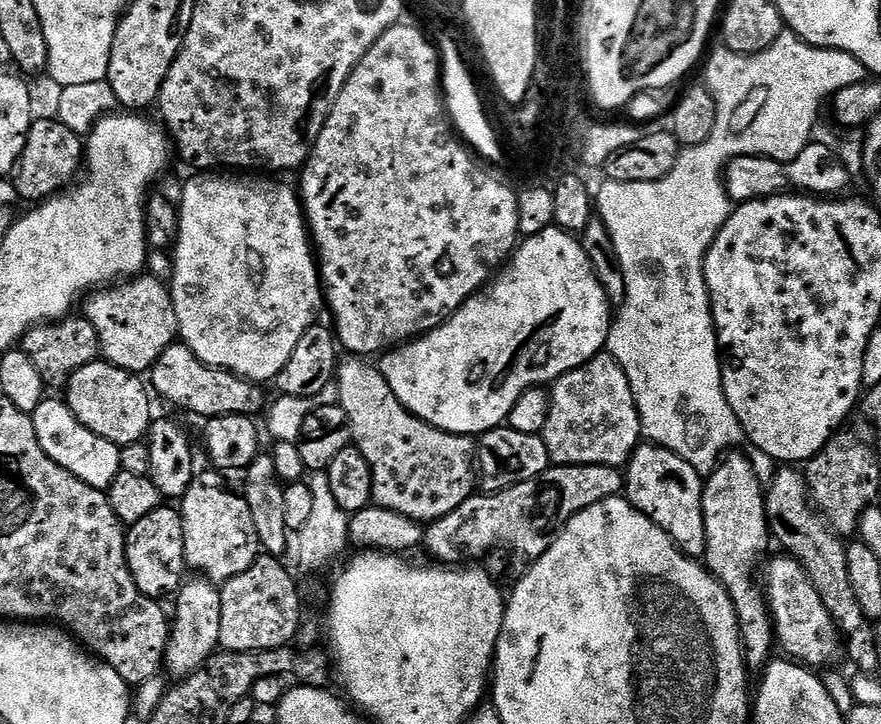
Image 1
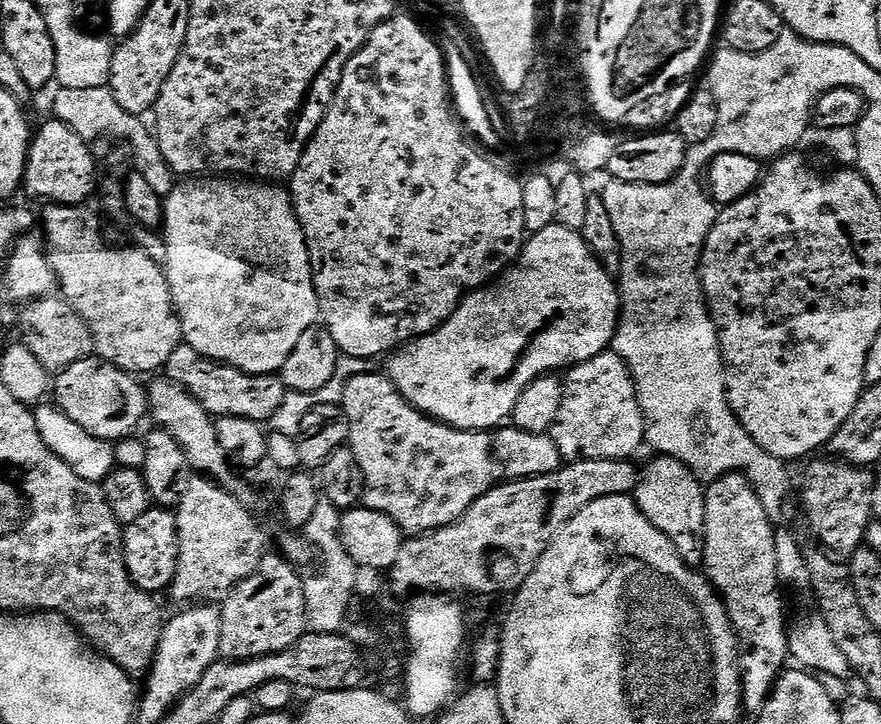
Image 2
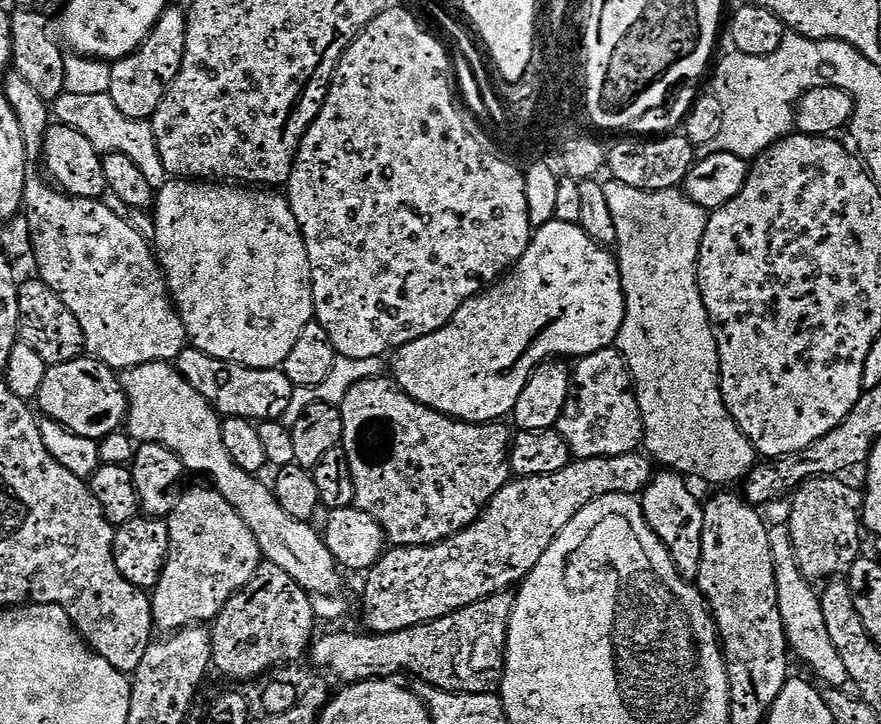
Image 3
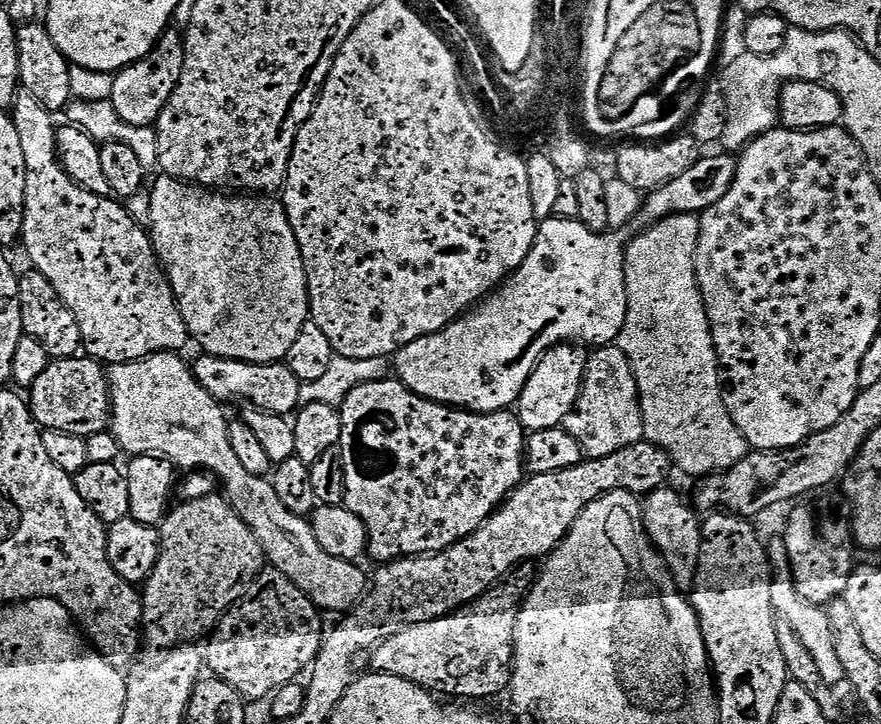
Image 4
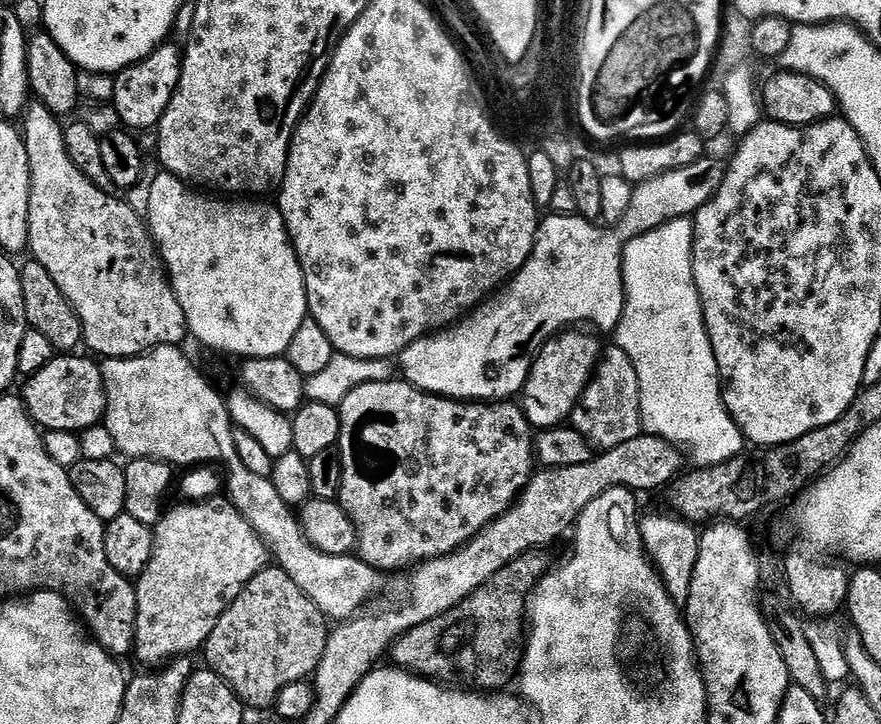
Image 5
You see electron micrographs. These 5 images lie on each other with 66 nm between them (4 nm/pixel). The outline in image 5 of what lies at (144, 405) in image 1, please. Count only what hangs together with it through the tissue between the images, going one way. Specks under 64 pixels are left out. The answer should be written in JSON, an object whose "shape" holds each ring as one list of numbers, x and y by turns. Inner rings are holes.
{"shape":[[56,354,49,364,24,380,22,401,33,424,49,432,79,434,101,423,104,379,100,374,100,364,92,360,83,360,80,354]]}

